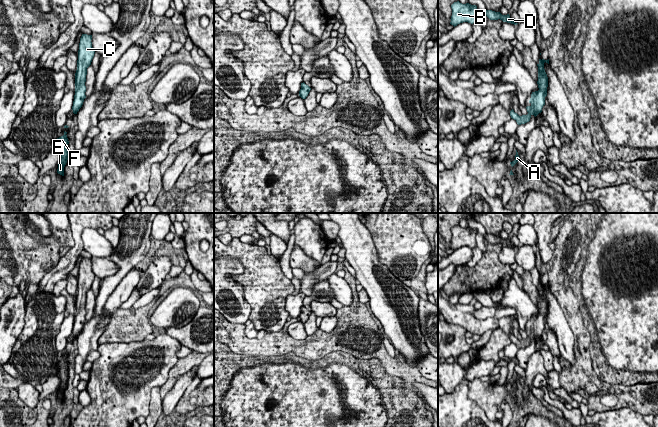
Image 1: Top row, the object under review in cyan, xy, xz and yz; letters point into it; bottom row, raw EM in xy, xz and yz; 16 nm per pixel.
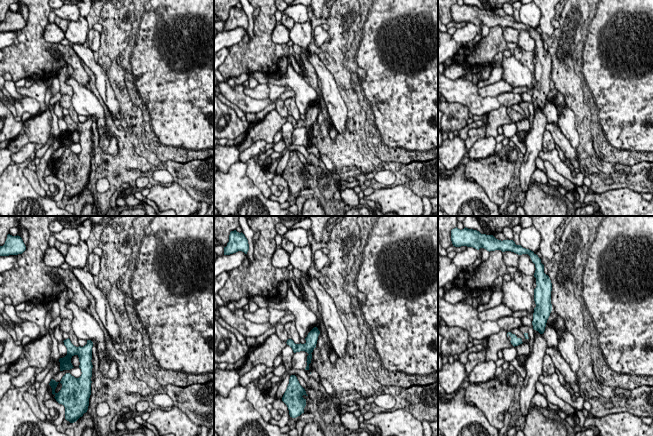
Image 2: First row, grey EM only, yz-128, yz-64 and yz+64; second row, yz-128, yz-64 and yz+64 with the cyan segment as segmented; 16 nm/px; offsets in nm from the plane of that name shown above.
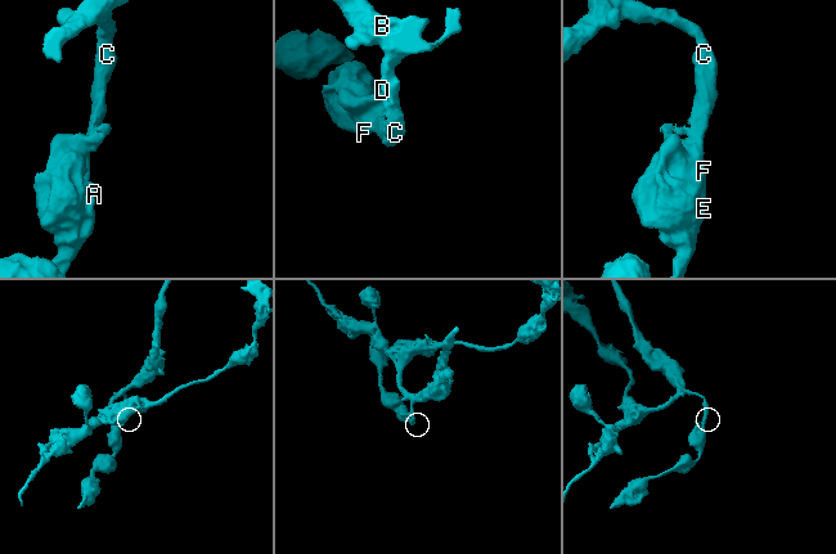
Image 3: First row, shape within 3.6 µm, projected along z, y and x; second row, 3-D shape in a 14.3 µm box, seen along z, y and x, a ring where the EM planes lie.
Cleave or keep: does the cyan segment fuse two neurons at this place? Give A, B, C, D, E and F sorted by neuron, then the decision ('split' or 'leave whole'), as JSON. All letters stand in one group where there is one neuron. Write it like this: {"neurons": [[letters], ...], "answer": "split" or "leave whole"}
{"neurons": [["A", "B", "C", "D", "E", "F"]], "answer": "leave whole"}

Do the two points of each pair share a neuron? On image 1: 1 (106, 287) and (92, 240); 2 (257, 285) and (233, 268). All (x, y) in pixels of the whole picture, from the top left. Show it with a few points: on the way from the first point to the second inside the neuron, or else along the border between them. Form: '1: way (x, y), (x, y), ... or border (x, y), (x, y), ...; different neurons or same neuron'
1: border (114, 248), (114, 251), (108, 257); different neurons
2: border (227, 255), (243, 267), (231, 277), (245, 296); different neurons

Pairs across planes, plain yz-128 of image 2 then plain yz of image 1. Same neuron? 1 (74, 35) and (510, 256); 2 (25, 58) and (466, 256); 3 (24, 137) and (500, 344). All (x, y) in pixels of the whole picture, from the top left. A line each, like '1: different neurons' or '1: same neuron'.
1: different neurons
2: different neurons
3: same neuron

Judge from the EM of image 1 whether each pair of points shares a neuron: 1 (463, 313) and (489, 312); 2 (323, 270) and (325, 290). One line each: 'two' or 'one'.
1: two
2: two

